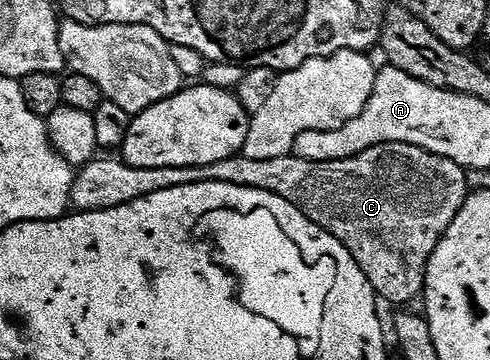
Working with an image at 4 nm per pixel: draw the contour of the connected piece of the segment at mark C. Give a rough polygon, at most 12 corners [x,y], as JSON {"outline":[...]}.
{"outline":[[411,144],[199,168],[95,158],[70,203],[209,180],[292,202],[385,303],[423,295],[467,169]]}

